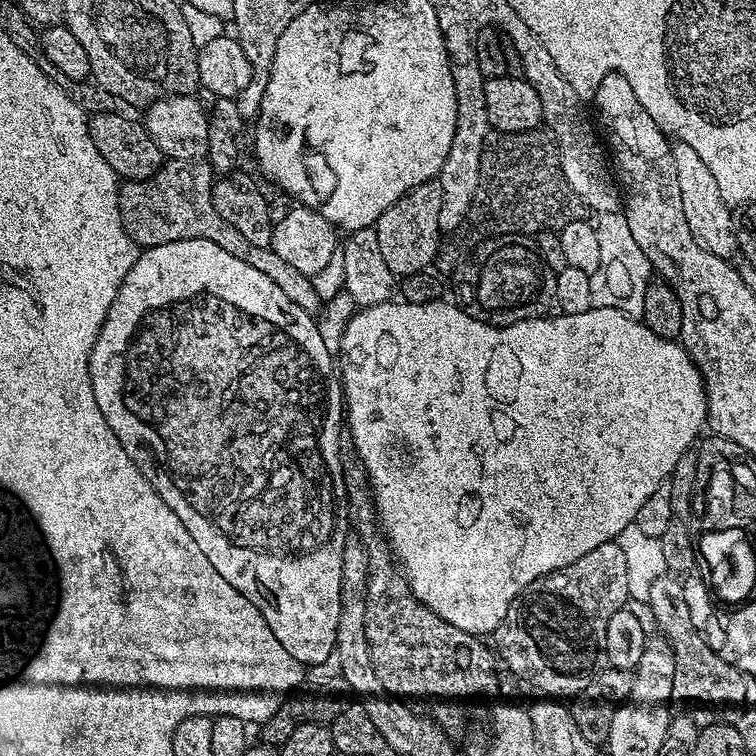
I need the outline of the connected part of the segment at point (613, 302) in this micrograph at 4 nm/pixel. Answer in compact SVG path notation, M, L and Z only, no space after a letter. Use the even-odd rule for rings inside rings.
M612 212L604 214L608 220L597 219L595 221L602 262L598 262L598 270L591 273L592 307L609 308L627 316L643 317L646 286L654 276L652 263L648 261L646 254L642 254L642 250L638 250L638 242L634 242L634 234L630 234L630 226L626 218L612 220Z

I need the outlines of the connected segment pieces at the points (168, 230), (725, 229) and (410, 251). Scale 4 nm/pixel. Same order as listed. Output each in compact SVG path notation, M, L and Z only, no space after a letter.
M171 160L165 161L160 169L147 180L121 183L120 213L124 223L124 232L142 248L153 248L167 242L186 241L190 238L201 238L221 246L231 256L247 262L266 274L267 278L278 286L290 302L301 306L307 313L317 315L322 308L311 277L299 273L294 266L289 266L271 247L254 246L230 226L217 213L212 202L212 185L214 173L207 161Z
M676 140L672 144L674 170L678 170L678 190L682 190L682 211L686 213L686 222L690 222L690 234L698 246L710 250L710 254L732 258L737 255L736 235L732 221L732 208L722 198L714 173L706 167L706 162L698 158L696 151L686 146L686 142Z
M439 179L427 180L422 182L422 186L414 186L414 190L398 198L390 210L376 219L374 227L378 234L378 247L382 249L382 258L386 261L386 266L390 266L393 276L403 278L420 272L420 265L428 263L435 247L438 214L442 214L445 206L443 194Z

